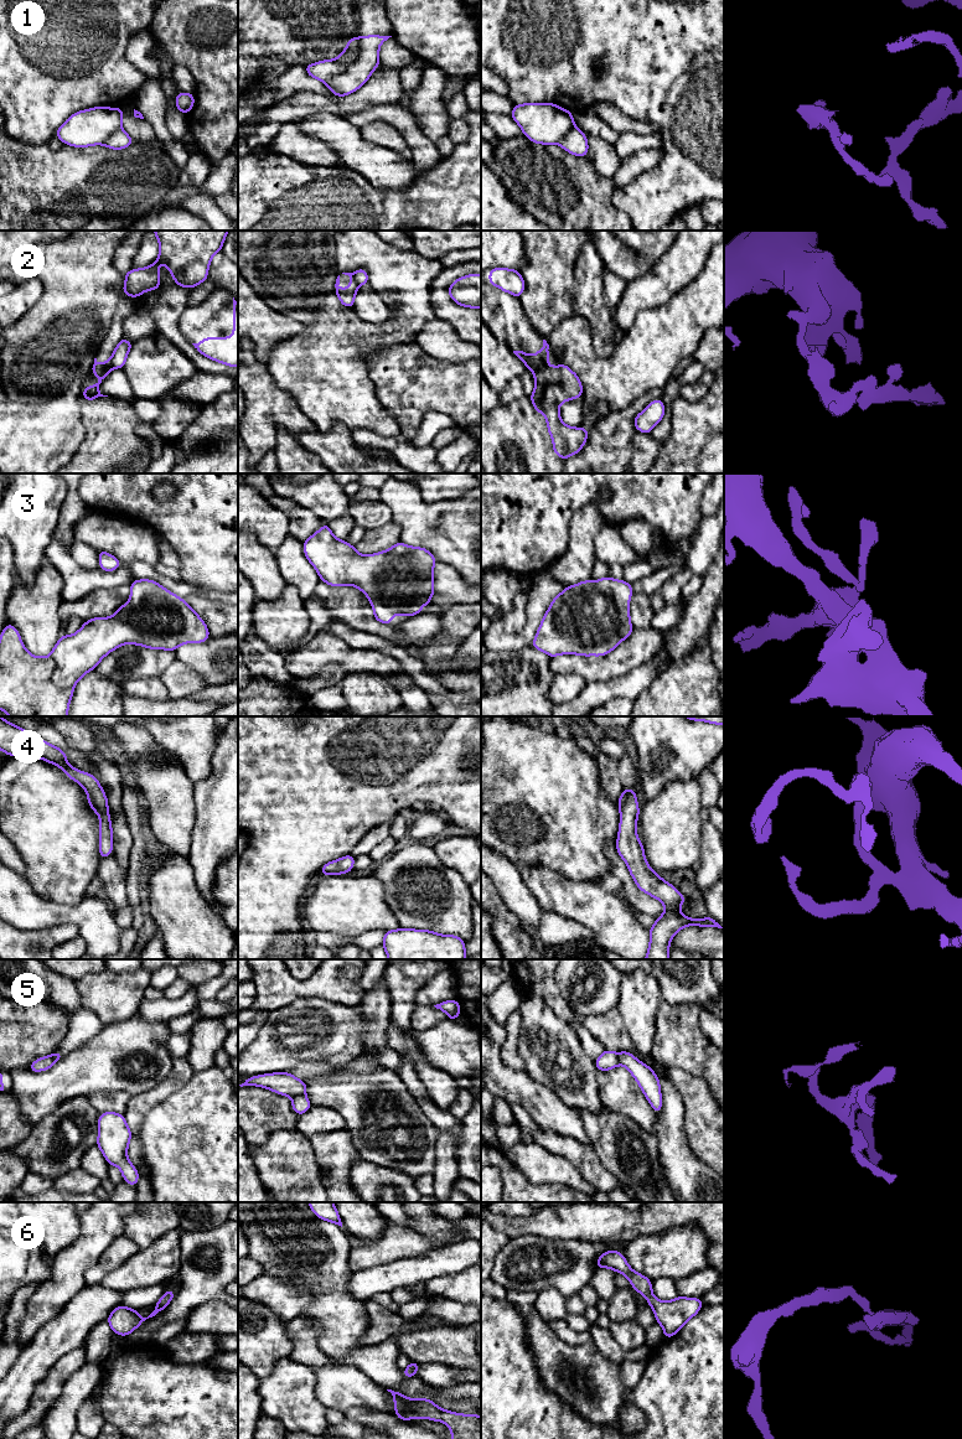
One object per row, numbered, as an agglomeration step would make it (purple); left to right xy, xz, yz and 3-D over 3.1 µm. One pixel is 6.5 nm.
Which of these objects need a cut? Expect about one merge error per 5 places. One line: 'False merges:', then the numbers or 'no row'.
False merges: 1, 2

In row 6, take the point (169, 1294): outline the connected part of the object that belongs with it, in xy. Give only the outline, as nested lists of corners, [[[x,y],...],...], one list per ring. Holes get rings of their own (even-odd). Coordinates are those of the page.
[[[167,1289],[164,1295],[155,1304],[155,1310],[148,1316],[141,1318],[138,1310],[133,1310],[128,1306],[119,1305],[112,1310],[109,1318],[107,1319],[113,1332],[121,1336],[128,1336],[138,1326],[140,1326],[146,1319],[155,1316],[157,1313],[162,1311],[169,1303],[174,1299],[175,1293]]]

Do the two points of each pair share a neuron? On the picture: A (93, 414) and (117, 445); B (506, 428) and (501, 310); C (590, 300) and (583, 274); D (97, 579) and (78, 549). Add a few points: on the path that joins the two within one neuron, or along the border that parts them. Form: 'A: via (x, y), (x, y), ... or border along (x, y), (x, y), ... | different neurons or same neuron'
A: via (101, 422), (109, 430), (110, 438) | same neuron
B: via (534, 402), (547, 367), (544, 357), (528, 341) | same neuron
C: via (589, 294), (589, 280) | same neuron
D: border along (70, 552), (79, 565), (88, 569), (98, 568) | different neurons

